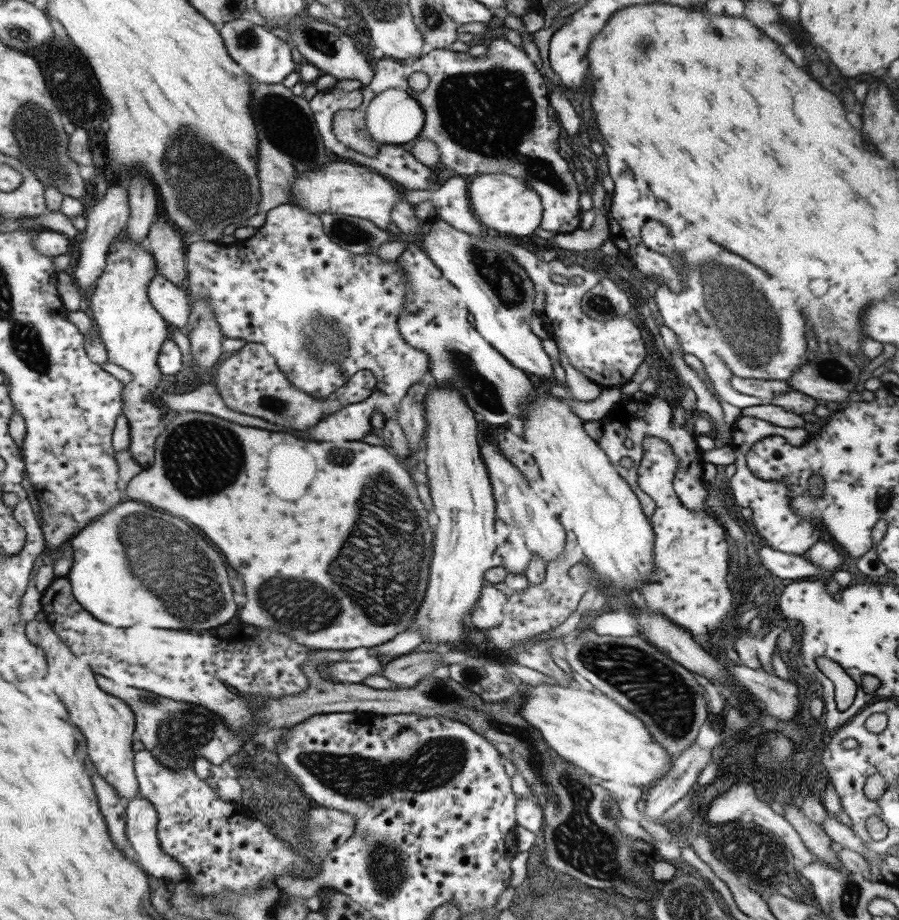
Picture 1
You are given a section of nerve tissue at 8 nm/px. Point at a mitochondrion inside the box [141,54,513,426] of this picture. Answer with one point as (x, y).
(212, 188)

